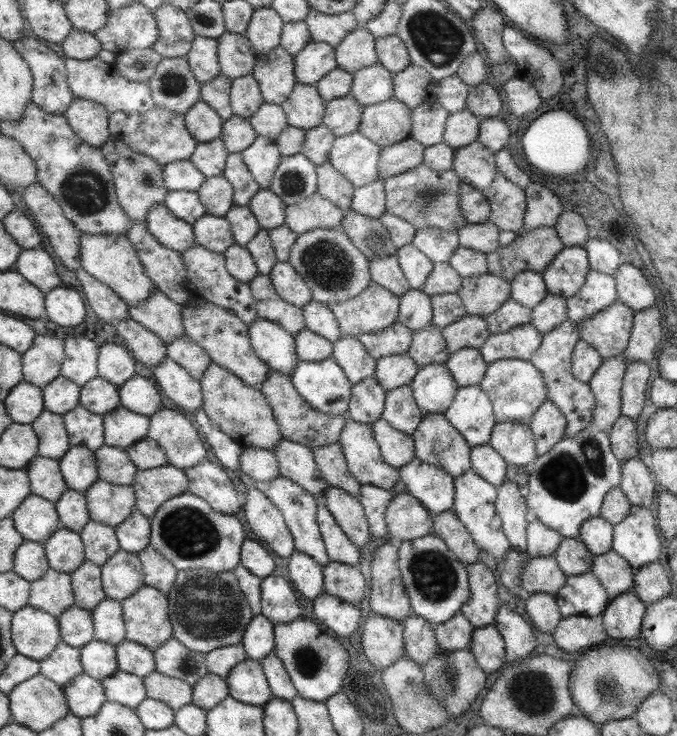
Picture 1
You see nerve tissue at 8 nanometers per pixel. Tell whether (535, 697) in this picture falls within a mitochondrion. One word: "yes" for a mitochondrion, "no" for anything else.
yes

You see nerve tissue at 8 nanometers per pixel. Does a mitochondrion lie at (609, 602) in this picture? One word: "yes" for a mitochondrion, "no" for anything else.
no

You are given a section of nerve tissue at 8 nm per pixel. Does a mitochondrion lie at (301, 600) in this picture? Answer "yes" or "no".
no

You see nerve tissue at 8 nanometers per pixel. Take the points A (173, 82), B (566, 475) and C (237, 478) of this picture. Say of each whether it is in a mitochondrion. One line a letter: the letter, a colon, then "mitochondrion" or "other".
A: mitochondrion
B: mitochondrion
C: other

